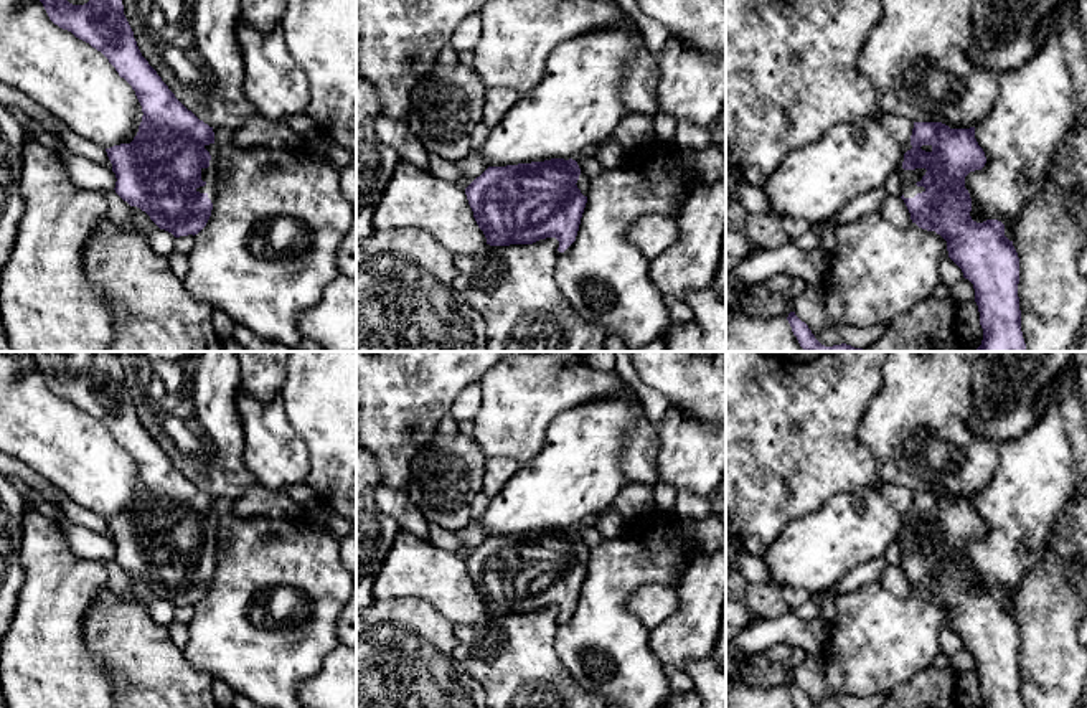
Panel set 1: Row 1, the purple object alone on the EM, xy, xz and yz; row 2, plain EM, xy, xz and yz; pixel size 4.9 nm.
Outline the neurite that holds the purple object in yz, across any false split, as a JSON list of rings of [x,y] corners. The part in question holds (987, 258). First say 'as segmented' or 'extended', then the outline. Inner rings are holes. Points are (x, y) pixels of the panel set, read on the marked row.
extended | [[[914,122],[912,149],[904,153],[902,200],[912,223],[935,231],[947,241],[948,257],[962,269],[963,277],[973,284],[975,302],[983,328],[981,345],[973,352],[1028,352],[1021,332],[1021,310],[1018,297],[1019,257],[1005,236],[1005,224],[998,219],[976,223],[972,219],[972,198],[965,188],[965,177],[981,170],[986,163],[983,149],[975,139],[975,127],[950,129],[942,122]]]

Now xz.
extended | [[[576,160],[488,167],[465,195],[490,246],[533,244],[556,238],[564,253],[579,231],[591,177]]]

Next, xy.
extended | [[[68,0],[40,2],[54,25],[71,31],[76,38],[89,43],[109,59],[119,76],[132,86],[142,106],[144,116],[134,140],[130,144],[106,149],[112,163],[112,172],[117,178],[114,188],[115,193],[130,206],[137,206],[145,211],[160,229],[172,233],[175,238],[198,234],[211,216],[213,201],[216,200],[218,193],[219,152],[214,145],[213,127],[188,111],[142,56],[134,38],[134,31],[124,15],[122,0],[89,0],[84,5],[73,5]]]

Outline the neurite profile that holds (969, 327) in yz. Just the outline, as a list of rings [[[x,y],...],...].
[[[975,300],[958,304],[957,330],[970,352],[975,352],[981,345],[983,328],[980,325],[980,312]]]

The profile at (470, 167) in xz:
[[[475,153],[455,162],[455,167],[460,172],[457,185],[467,188],[477,177],[480,177],[487,168],[488,162]]]

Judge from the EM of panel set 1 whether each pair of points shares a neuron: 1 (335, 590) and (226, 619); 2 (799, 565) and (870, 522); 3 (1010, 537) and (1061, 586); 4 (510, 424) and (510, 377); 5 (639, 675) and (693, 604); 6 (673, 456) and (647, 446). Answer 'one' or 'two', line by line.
1: one
2: one
3: two
4: one
5: two
6: two

